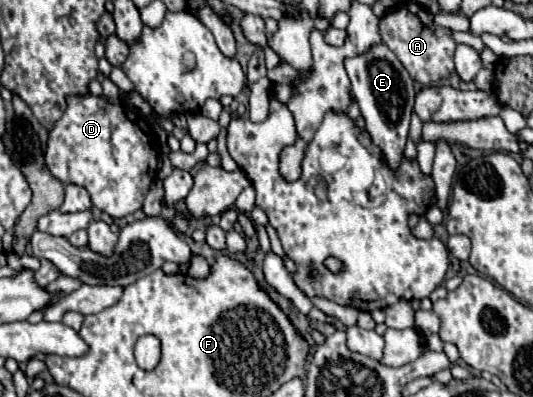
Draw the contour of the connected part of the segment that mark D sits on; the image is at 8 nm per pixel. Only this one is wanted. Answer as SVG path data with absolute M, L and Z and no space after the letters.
M93 94L69 96L65 114L49 132L45 162L47 162L49 172L57 180L85 186L91 194L95 208L107 212L113 218L123 218L143 206L145 194L157 176L157 172L155 172L159 166L157 140L153 142L149 126L143 126L143 128L137 126L137 114L127 110L125 106L115 106L107 98L103 98L103 96L97 98Z

